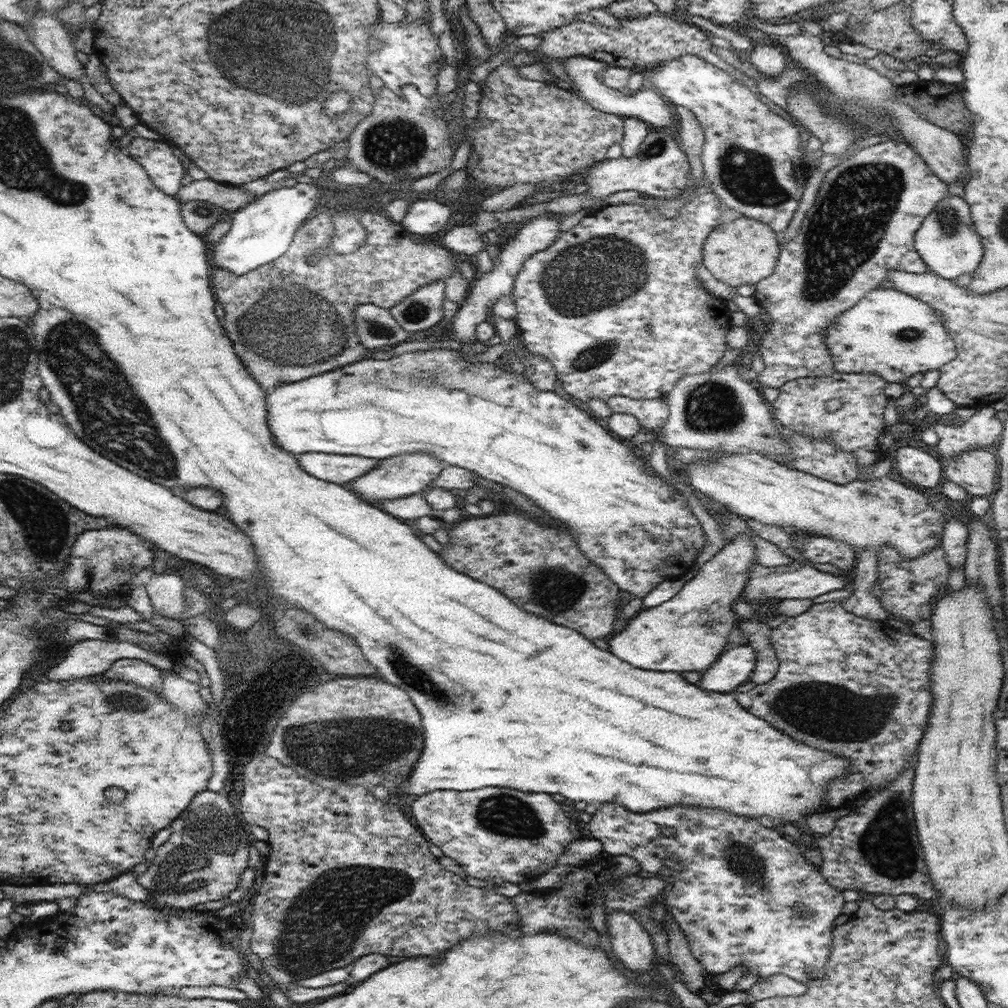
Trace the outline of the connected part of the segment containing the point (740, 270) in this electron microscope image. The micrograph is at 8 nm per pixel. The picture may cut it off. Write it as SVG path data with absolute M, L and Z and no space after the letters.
M742 215L734 221L721 222L707 236L703 246L703 264L718 280L738 288L768 278L774 272L780 251L780 238L768 224Z

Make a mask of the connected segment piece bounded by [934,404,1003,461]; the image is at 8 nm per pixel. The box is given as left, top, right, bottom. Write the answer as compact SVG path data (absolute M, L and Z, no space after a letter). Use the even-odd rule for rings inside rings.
M991 404L978 407L977 411L961 426L936 424L934 429L939 436L936 450L937 457L944 461L954 454L968 449L982 448L1000 439L1003 422L996 416L997 412Z

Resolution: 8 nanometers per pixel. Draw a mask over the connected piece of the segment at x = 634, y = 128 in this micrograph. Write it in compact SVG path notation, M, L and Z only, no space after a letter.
M624 118L622 143L611 146L606 153L606 159L635 157L638 154L638 148L649 134L650 128L650 124L642 119Z

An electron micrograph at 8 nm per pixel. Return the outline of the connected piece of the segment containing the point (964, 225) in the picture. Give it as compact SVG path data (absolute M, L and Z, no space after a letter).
M950 194L922 221L915 234L914 244L929 270L948 280L955 280L962 274L976 272L984 252L980 237L974 228L966 199Z

